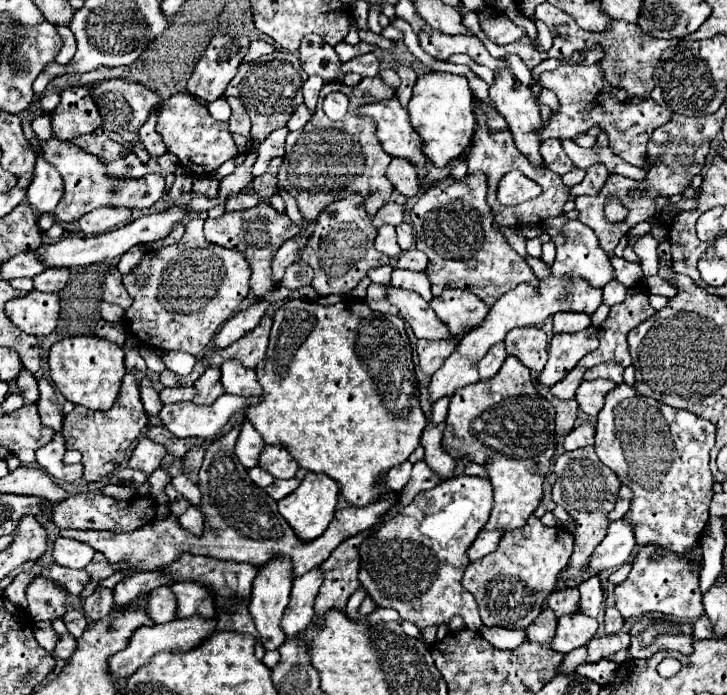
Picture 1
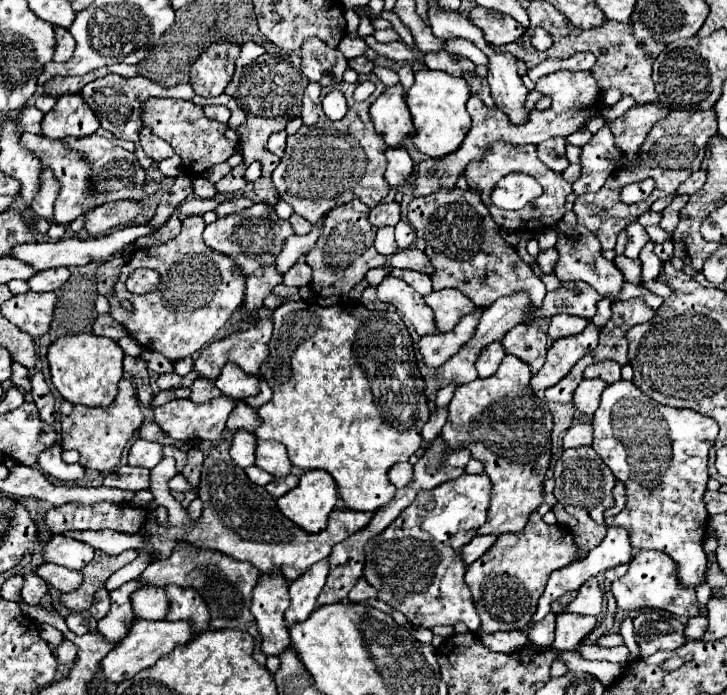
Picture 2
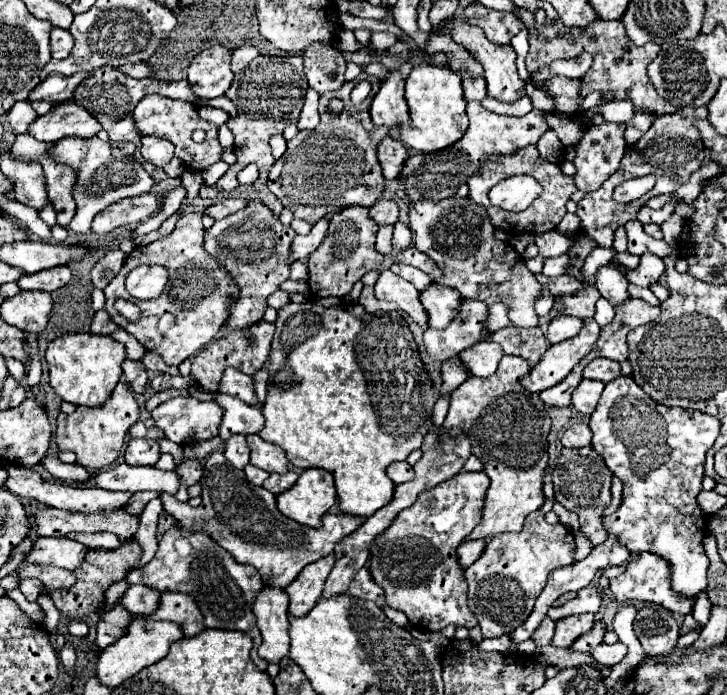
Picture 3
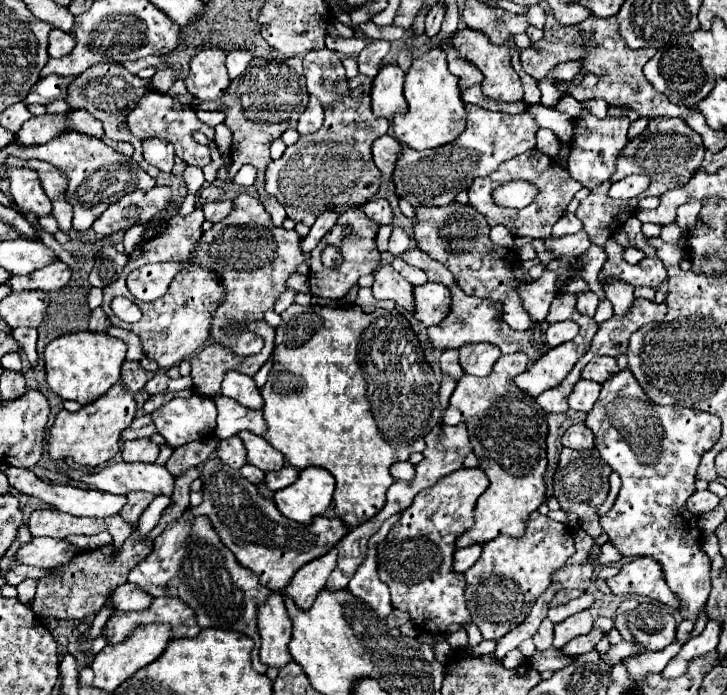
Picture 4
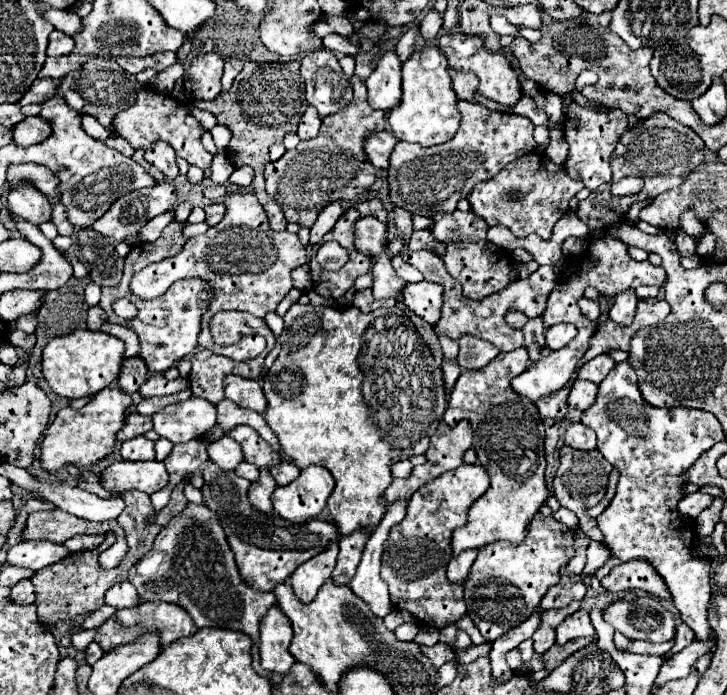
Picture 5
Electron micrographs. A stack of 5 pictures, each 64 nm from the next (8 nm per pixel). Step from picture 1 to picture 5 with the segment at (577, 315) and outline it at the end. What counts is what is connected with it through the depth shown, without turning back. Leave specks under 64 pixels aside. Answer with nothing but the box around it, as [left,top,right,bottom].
[546,324,576,350]

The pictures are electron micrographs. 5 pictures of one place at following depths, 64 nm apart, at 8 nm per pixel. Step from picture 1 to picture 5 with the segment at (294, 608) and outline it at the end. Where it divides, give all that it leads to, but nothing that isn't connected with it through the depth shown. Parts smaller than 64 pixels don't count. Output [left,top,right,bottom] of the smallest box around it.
[288,542,338,604]

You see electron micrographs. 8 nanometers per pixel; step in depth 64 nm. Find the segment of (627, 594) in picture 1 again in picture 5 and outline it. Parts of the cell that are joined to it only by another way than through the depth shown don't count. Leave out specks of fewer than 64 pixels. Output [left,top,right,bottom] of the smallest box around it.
[602,560,670,598]

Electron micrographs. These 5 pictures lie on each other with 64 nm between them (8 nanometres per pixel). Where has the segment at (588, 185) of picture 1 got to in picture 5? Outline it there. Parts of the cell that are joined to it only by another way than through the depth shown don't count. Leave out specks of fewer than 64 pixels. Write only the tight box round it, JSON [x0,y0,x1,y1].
[564,102,628,190]

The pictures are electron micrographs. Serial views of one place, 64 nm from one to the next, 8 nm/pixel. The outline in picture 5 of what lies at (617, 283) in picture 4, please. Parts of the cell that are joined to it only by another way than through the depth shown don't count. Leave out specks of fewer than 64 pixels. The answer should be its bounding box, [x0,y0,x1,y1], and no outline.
[610,290,636,324]

